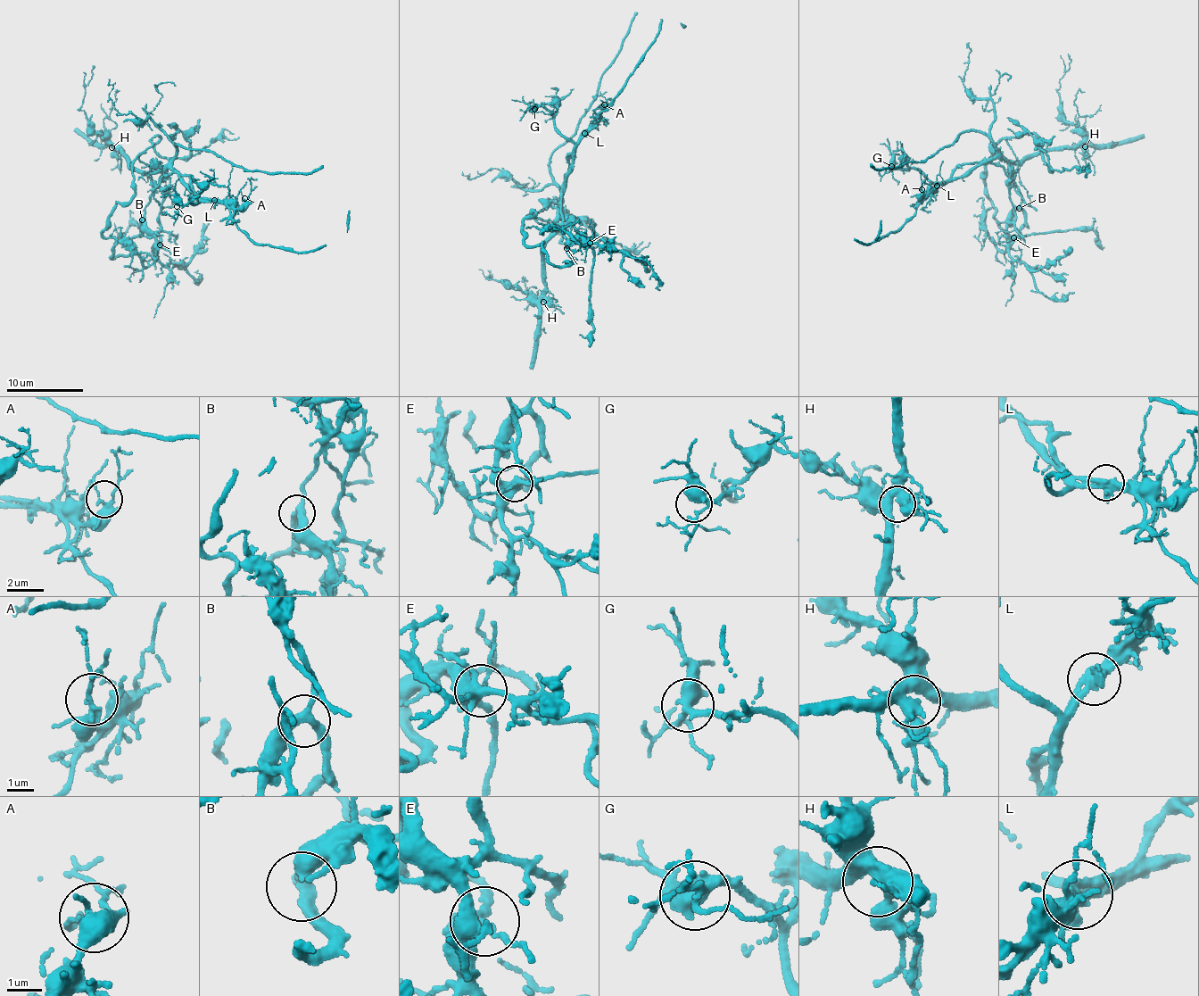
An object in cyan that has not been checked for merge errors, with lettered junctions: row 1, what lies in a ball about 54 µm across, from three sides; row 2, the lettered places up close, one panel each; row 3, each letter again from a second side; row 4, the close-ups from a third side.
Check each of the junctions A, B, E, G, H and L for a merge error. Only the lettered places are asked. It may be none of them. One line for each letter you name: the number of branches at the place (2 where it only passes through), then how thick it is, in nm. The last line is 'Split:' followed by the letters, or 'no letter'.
L: 2 branches meet; 440 nm thick
Split: L

